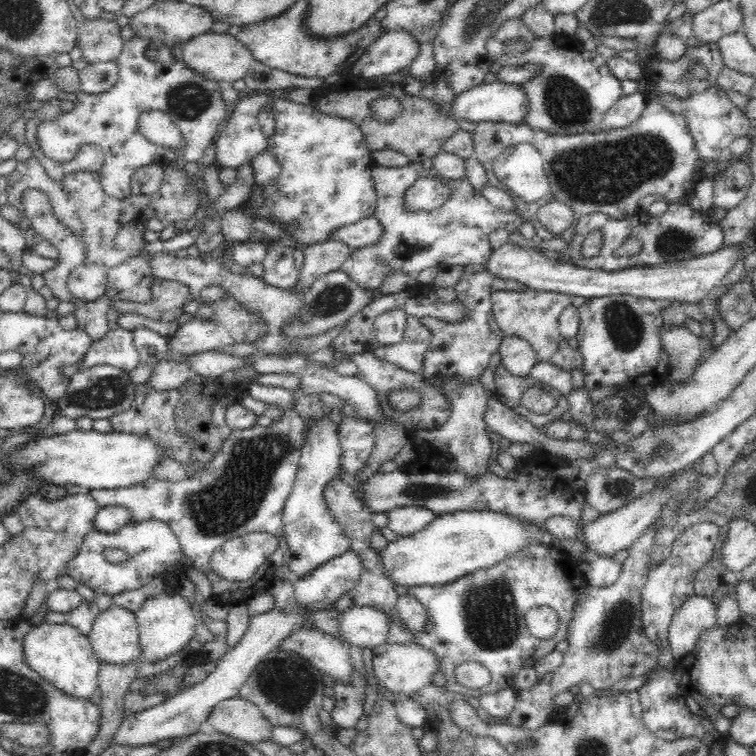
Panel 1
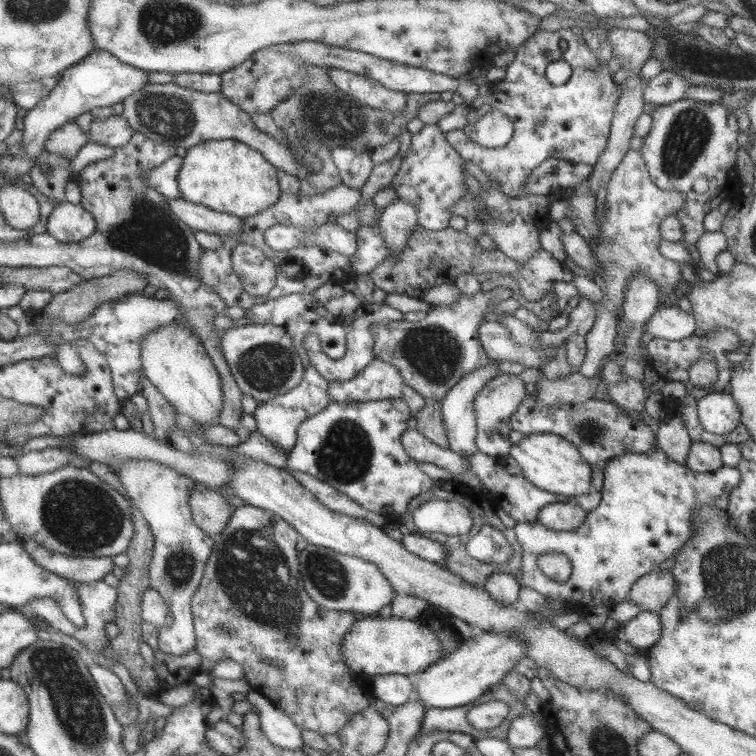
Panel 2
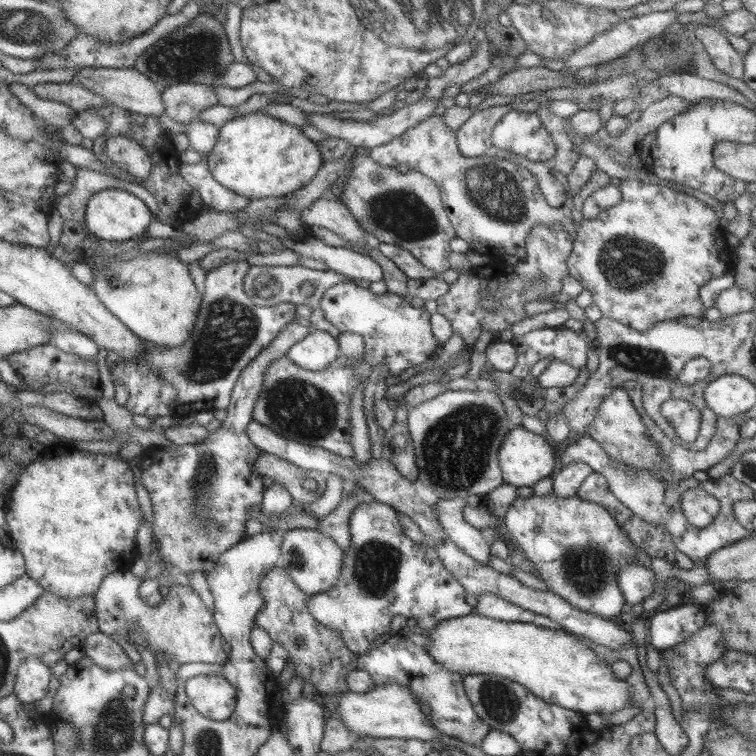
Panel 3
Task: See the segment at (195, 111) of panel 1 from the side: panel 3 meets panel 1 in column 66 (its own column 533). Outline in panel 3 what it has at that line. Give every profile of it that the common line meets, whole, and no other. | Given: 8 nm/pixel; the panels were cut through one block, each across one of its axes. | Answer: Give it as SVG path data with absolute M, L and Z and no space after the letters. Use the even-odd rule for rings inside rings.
M509 109L492 128L490 136L493 146L498 149L507 149L533 162L545 162L555 154L554 144L549 134L539 121L537 113Z

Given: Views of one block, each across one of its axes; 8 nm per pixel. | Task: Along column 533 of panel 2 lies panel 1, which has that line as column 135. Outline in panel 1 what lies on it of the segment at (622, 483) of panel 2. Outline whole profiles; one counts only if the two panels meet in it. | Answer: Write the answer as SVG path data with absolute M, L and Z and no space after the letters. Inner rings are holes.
M158 519L135 521L122 526L116 532L91 530L84 537L76 556L66 564L65 572L70 578L91 588L95 595L107 594L113 597L142 588L151 579L162 576L168 564L181 564L182 556L181 544L168 523ZM108 547L125 550L128 553L128 562L124 562L124 565L105 564L103 550Z

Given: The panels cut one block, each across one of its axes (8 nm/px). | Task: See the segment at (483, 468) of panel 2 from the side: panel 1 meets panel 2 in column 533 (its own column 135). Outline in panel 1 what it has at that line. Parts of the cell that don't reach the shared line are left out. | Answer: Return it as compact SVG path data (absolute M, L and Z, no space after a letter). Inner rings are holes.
M302 385L295 386L291 393L293 403L287 409L281 409L280 418L272 421L266 427L254 425L247 429L233 430L229 438L223 440L223 448L218 451L218 454L214 454L214 458L210 462L206 462L202 472L196 474L194 478L186 476L183 481L172 483L154 476L148 478L146 482L142 482L138 486L130 486L130 488L89 490L90 496L96 501L99 508L106 506L128 508L132 513L134 522L158 519L168 523L170 529L178 537L183 556L193 564L196 570L203 572L211 582L212 600L216 603L224 603L227 607L241 605L242 603L247 604L254 593L267 590L270 587L273 581L277 579L274 576L276 568L280 568L280 566L284 566L288 562L289 548L283 535L283 508L290 492L292 492L296 474L298 474L303 445L307 442L309 436L308 428L318 420L330 418L331 410L324 409L320 395L304 393ZM252 532L266 532L277 536L276 550L271 552L271 555L268 556L264 563L259 564L250 579L229 581L216 574L211 567L211 556L216 550L227 540Z

